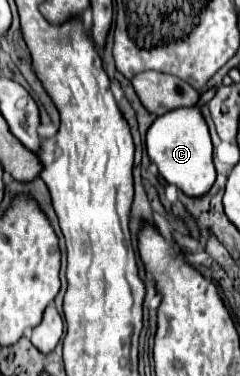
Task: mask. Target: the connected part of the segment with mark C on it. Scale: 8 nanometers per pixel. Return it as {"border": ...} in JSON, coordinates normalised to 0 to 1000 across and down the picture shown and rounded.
{"border":[[[883,231],[846,247],[813,285],[729,290],[646,316],[646,327],[613,348],[613,407],[621,423],[663,444],[671,471],[696,487],[738,492],[771,519],[846,519],[896,481],[896,444],[888,444],[888,386],[871,364],[863,327],[838,306],[833,285],[871,271],[900,247]]]}

